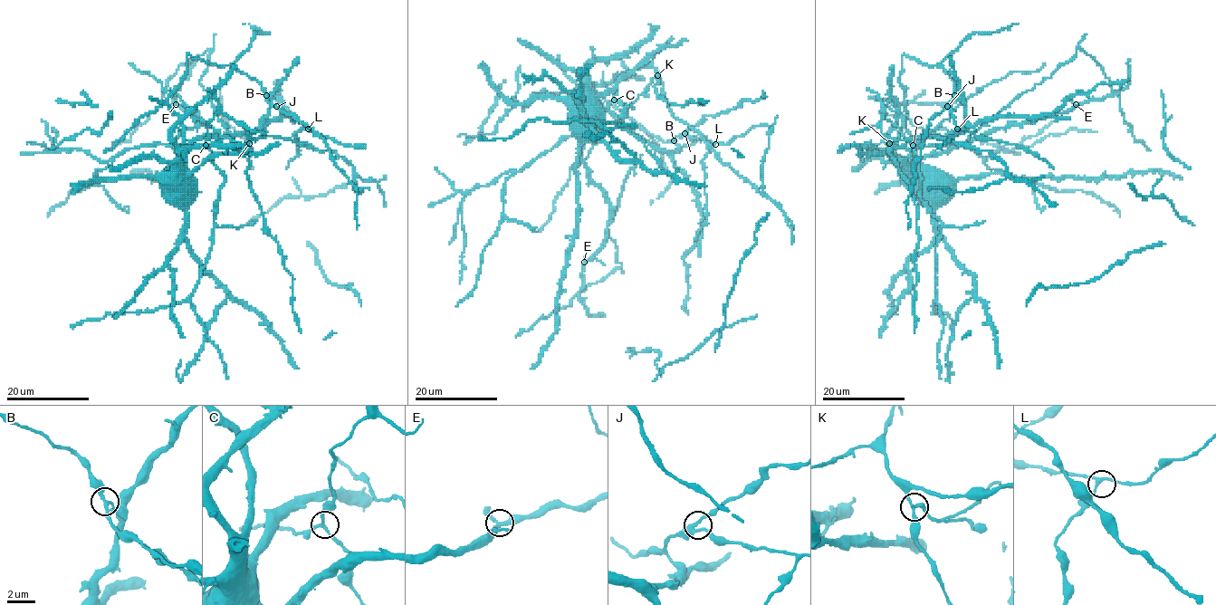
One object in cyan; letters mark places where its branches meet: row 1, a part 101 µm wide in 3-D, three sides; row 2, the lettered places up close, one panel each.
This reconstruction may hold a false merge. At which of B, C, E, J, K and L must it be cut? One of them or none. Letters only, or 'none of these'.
K

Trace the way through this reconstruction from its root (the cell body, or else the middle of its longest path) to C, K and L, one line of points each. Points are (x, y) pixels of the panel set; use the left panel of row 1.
C: (174, 169), (170, 167), (182, 158), (174, 147), (205, 145)
K: (174, 169), (170, 167), (182, 158), (174, 147), (203, 146), (208, 123), (219, 112), (246, 129), (249, 143)
L: (174, 169), (170, 167), (201, 138), (237, 136), (255, 130), (268, 111), (268, 95), (271, 104), (308, 129)

